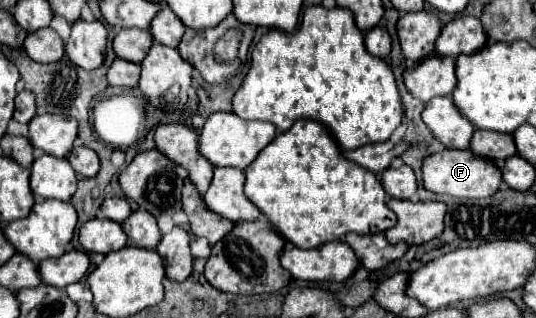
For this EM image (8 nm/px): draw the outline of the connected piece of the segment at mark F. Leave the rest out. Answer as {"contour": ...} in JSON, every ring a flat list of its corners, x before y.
{"contour":[[443,150,423,160,423,186,435,194,449,194,455,198,489,198,501,186,501,170,487,158,475,156,469,150]]}

